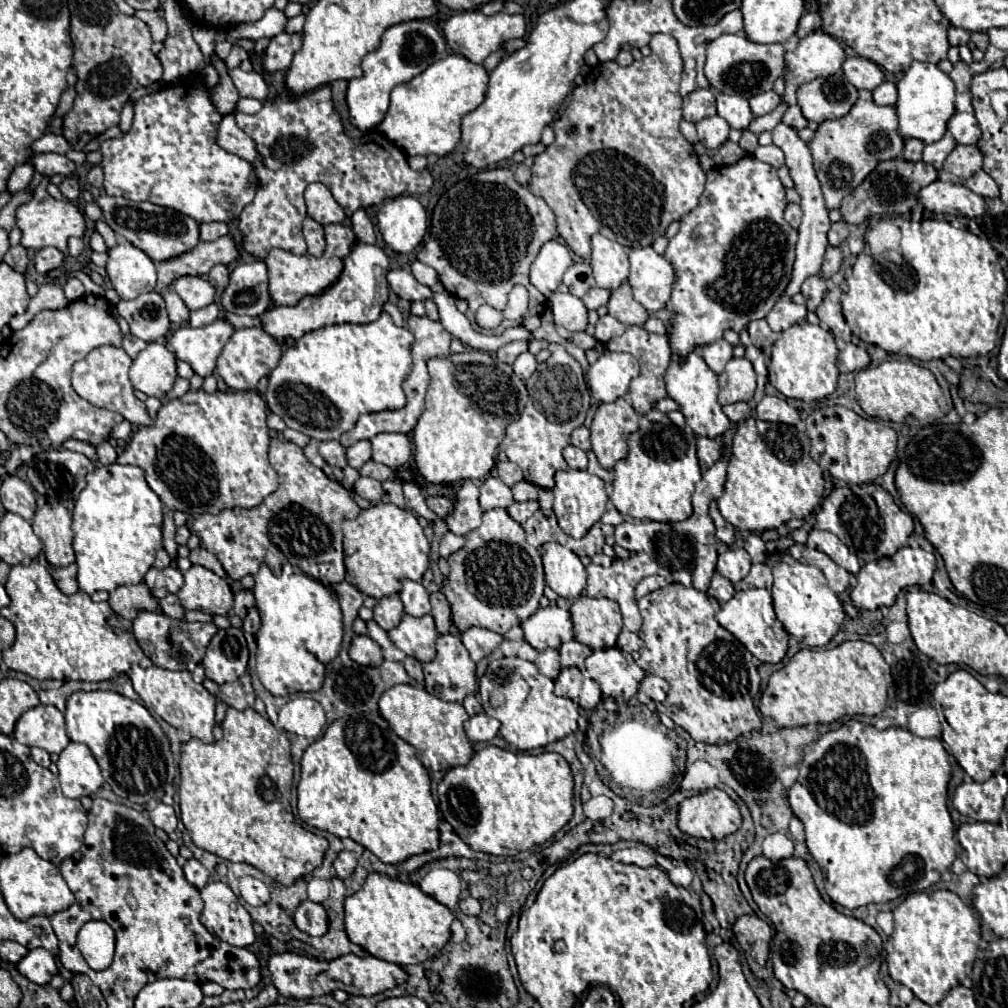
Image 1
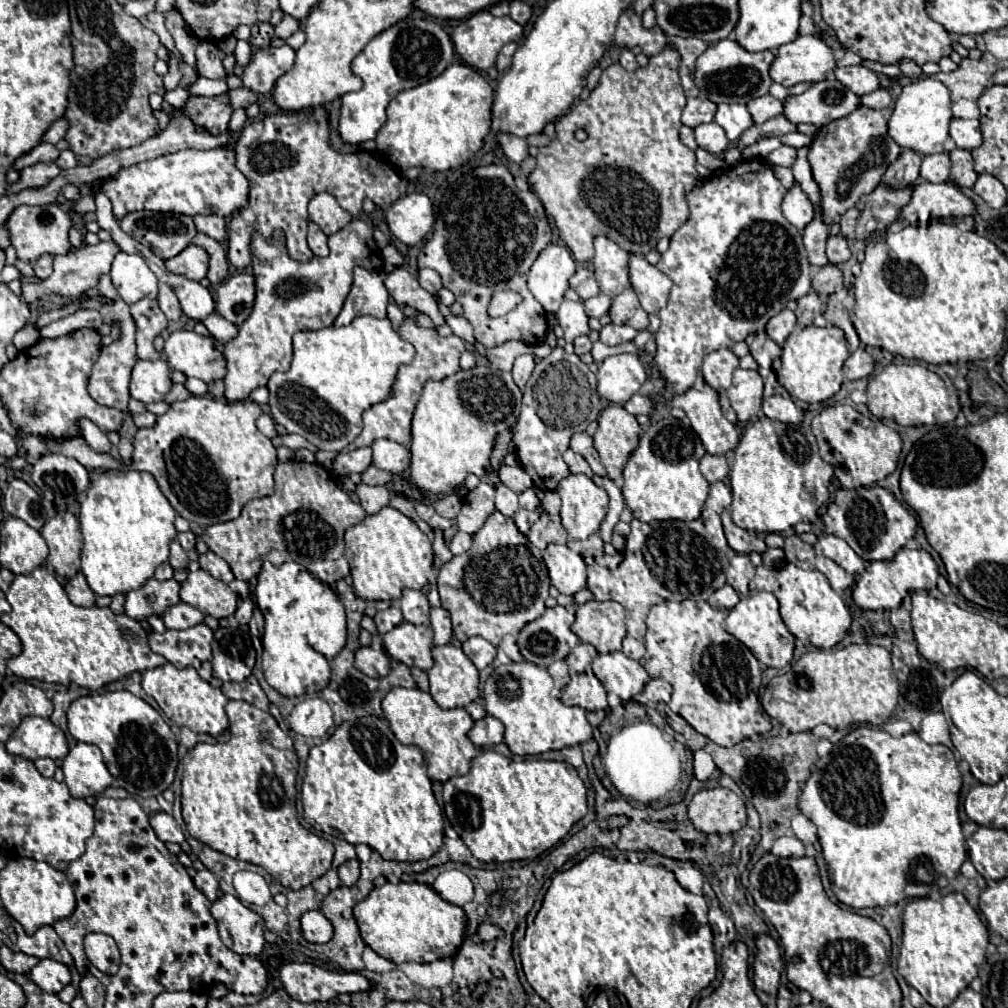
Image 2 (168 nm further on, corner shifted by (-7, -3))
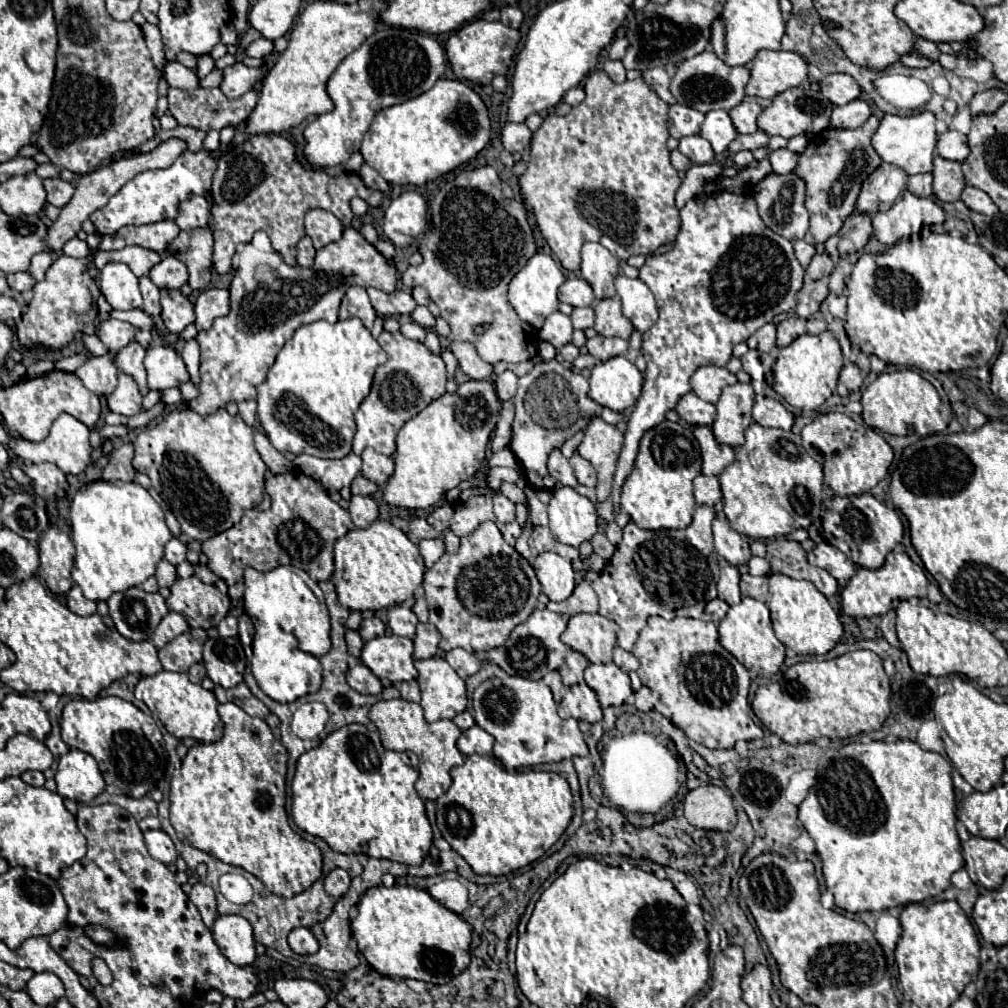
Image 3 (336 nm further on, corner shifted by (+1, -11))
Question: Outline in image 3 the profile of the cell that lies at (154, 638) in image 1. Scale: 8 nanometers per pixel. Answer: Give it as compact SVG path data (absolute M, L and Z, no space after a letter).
M185 632L159 650L159 660L163 664L163 670L187 672L193 664L201 662L201 652L203 644L195 640L189 632Z

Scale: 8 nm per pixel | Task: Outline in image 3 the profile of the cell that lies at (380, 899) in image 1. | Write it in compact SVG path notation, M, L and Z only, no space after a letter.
M369 888L359 900L359 912L351 922L351 930L359 952L383 976L447 984L469 966L471 926L421 888Z

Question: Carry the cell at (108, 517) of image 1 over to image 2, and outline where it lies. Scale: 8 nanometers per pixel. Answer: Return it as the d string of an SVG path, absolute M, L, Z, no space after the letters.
M105 470L95 474L79 514L85 540L79 572L87 578L91 590L99 596L115 596L143 586L155 568L169 558L169 544L177 536L173 520L175 510L151 474L137 470Z

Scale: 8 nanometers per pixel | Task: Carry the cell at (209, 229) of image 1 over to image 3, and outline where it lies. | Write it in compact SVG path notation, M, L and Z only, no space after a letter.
M193 196L189 202L181 202L179 216L177 216L177 226L181 230L195 230L195 228L207 228L211 218L211 208L207 198L203 196Z

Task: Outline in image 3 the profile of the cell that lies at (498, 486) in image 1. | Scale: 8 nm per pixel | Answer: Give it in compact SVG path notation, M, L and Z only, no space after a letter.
M503 494L493 496L493 508L495 508L495 516L499 522L513 522L515 520L515 504L509 498L505 498Z

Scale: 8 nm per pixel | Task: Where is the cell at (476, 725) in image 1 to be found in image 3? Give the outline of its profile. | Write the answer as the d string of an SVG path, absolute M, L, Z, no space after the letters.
M475 724L473 728L465 730L465 732L459 736L457 748L459 748L459 752L465 754L465 756L469 756L469 754L487 756L487 754L491 754L491 750L493 750L493 742L495 742L495 738L493 738L489 732L485 732L483 728L479 728L479 726Z

